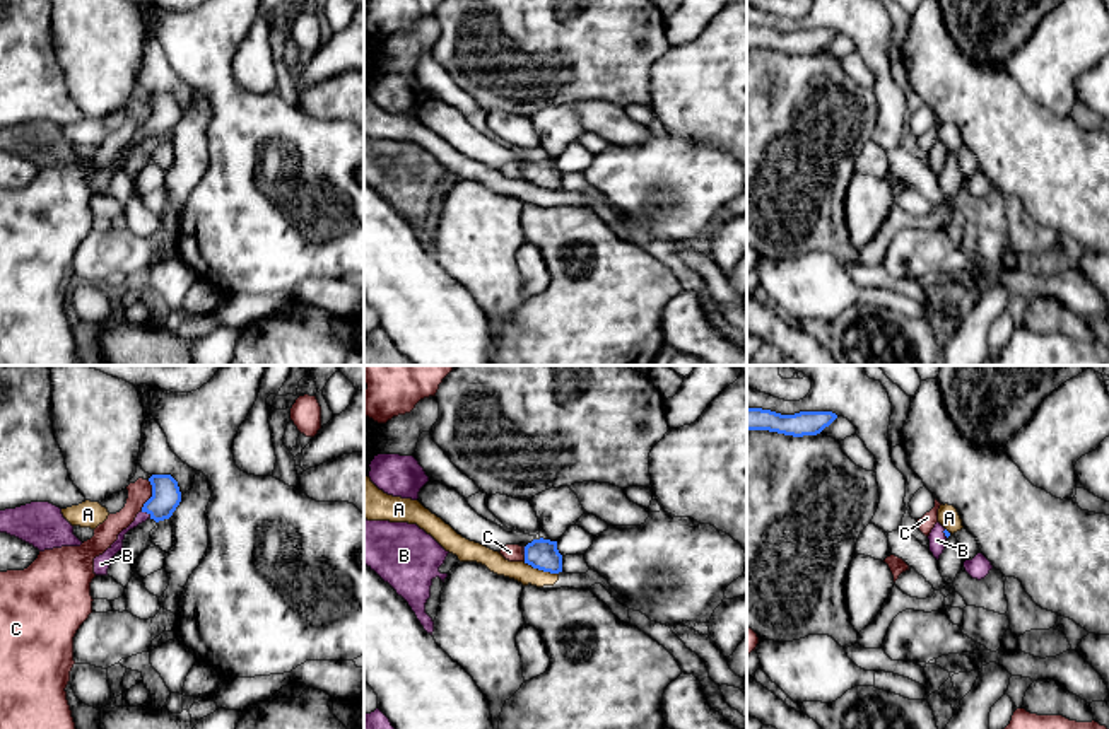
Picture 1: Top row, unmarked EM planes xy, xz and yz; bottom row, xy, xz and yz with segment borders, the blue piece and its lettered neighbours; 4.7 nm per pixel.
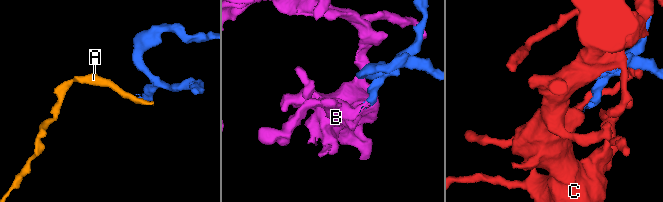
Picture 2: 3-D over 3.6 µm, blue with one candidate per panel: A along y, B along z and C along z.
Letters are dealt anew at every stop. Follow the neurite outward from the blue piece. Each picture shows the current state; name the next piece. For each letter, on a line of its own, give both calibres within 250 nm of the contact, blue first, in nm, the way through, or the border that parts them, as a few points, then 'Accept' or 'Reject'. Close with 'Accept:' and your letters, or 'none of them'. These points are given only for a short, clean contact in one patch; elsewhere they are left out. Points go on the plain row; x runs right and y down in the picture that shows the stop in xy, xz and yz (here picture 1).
A: Thickness 140 nm (blue) against 90 nm. Boundary: xz (523, 180), (557, 192). Reject
B: Thickness 140 nm (blue) against 50 nm. Path across: xy (166, 113), (146, 128), (140, 135). Accept
C: Thickness 140 nm (blue) against 110 nm. Reject
Accept: B

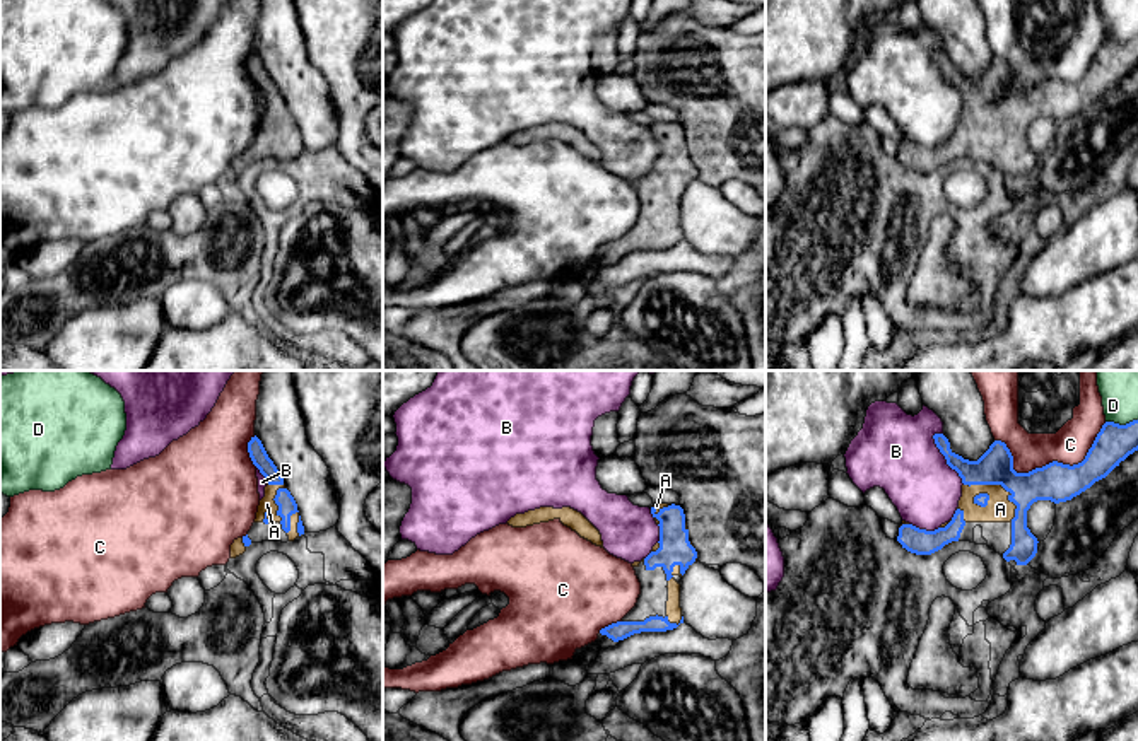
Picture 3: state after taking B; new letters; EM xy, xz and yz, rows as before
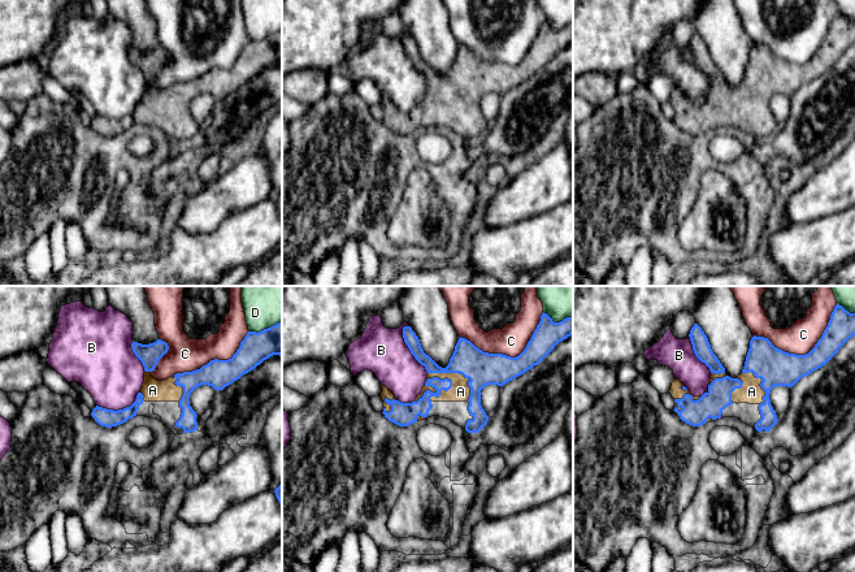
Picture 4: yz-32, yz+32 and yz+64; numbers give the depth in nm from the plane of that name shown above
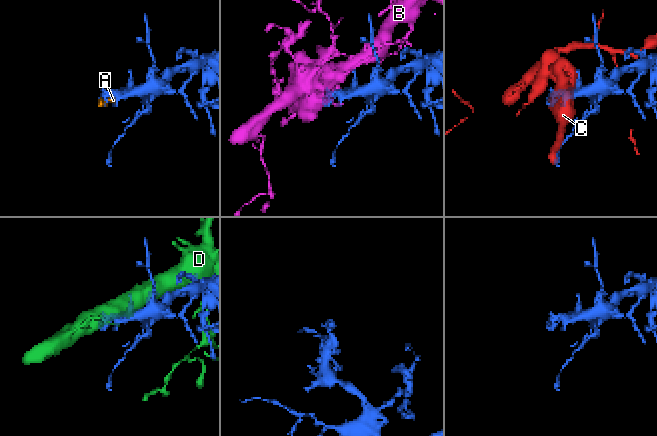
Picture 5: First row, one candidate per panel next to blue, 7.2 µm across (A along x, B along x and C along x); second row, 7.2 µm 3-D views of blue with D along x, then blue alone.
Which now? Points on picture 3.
A: Thickness 180 nm (blue) against 120 nm. Accept
B: Thickness 170 nm (blue) against 360 nm. Reject
C: Thickness 190 nm (blue) against 180 nm. Reject
D: Thickness 180 nm (blue) against 170 nm. Reject
Accept: A

